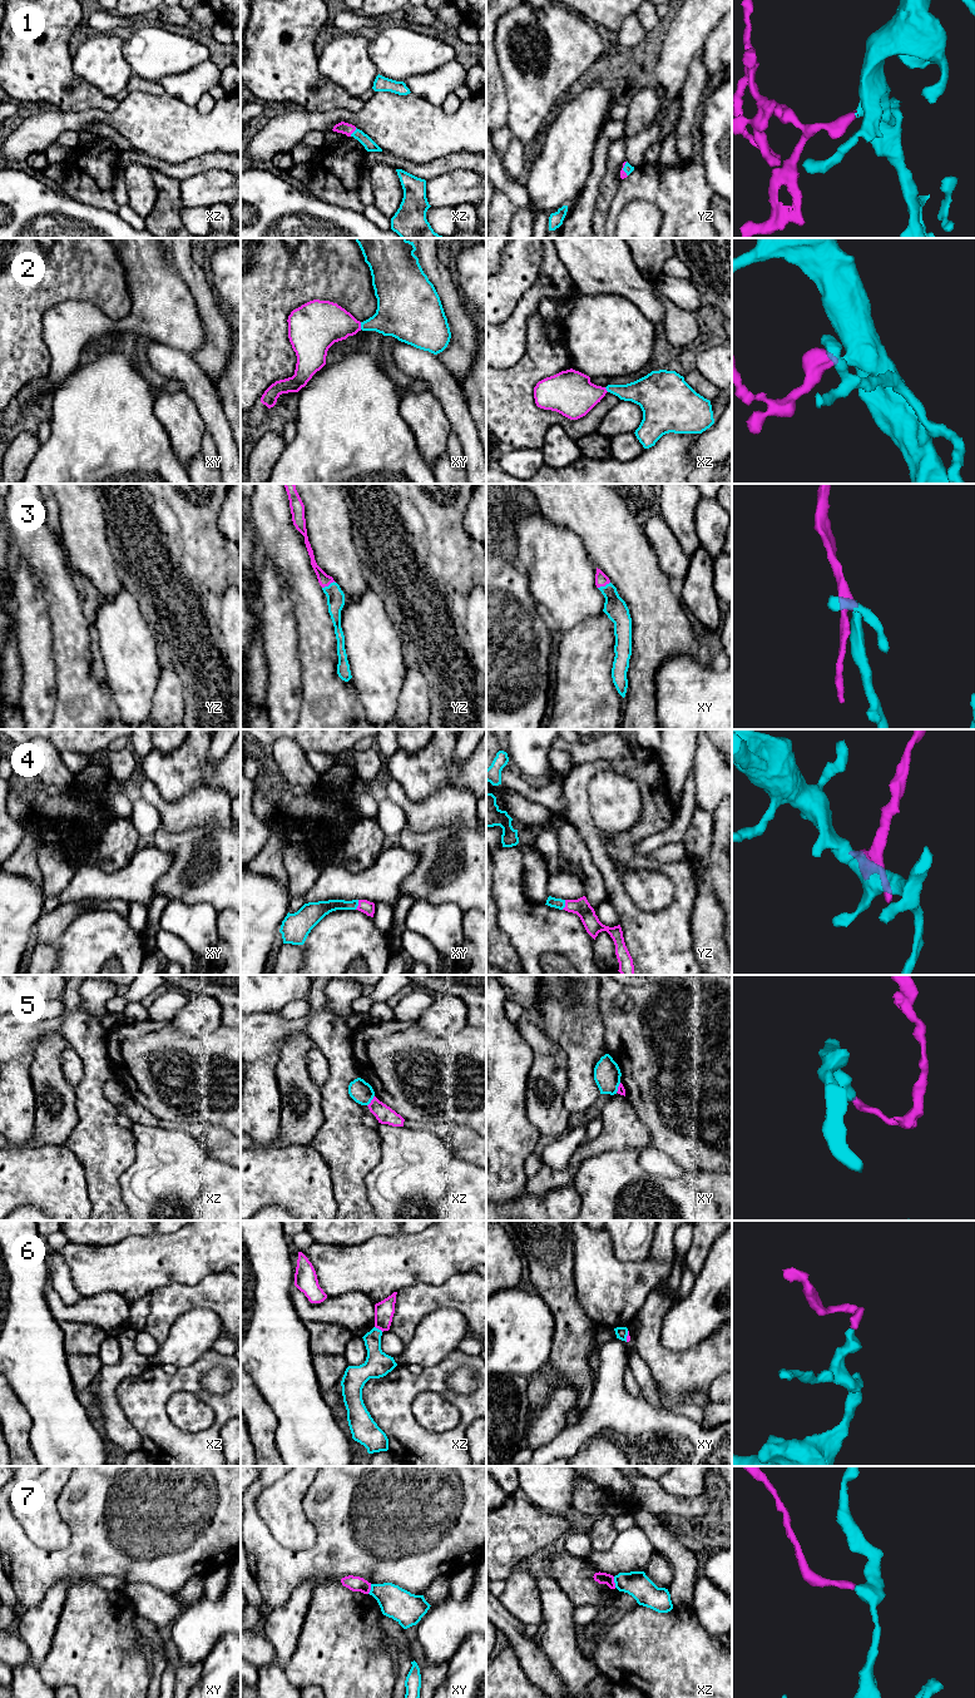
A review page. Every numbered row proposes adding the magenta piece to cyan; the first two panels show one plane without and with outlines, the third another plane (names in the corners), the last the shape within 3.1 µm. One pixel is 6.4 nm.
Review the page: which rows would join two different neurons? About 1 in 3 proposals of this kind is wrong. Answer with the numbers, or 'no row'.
5, 6, 7

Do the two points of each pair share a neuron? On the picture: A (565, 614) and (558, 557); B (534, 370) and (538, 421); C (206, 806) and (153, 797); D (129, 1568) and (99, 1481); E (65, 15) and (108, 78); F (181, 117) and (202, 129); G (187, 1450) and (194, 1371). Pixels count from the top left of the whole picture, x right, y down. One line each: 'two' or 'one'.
A: one
B: one
C: one
D: one
E: two
F: one
G: one

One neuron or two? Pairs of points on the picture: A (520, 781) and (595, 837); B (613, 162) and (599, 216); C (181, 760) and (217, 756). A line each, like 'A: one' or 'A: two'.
A: two
B: one
C: two

